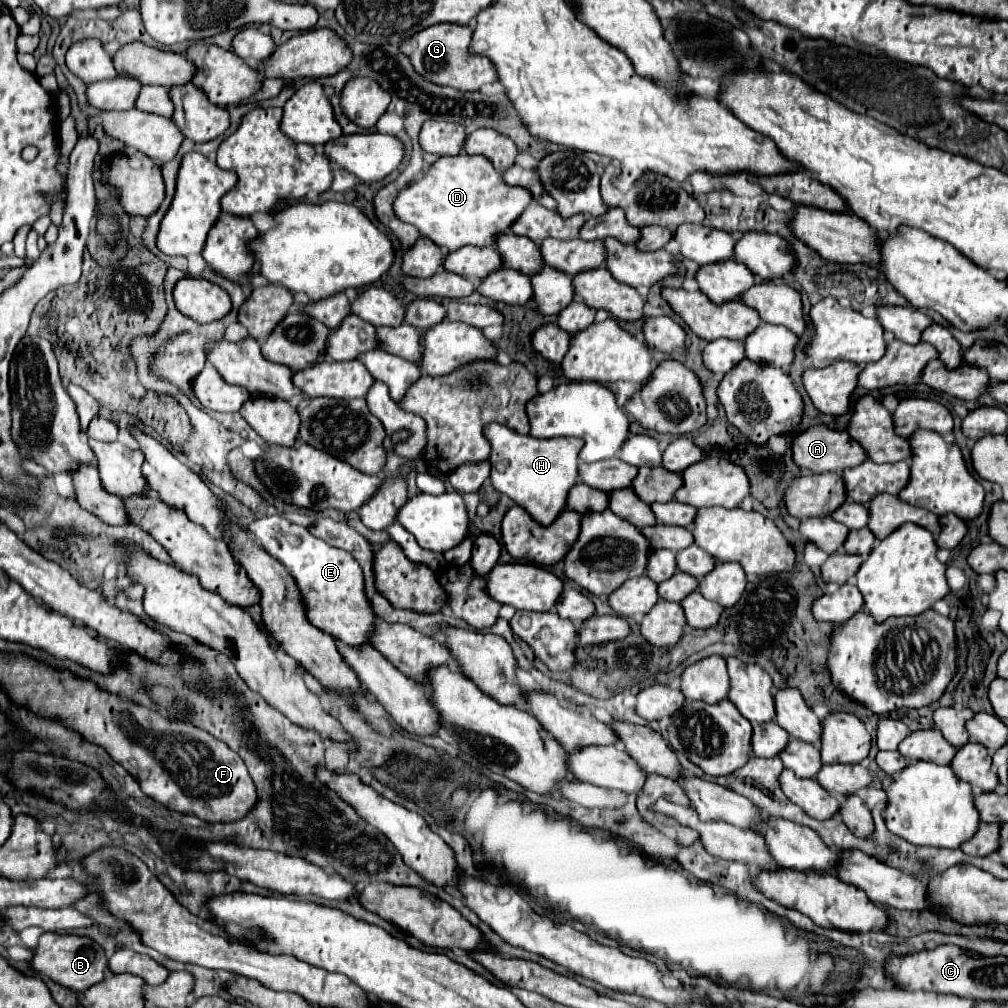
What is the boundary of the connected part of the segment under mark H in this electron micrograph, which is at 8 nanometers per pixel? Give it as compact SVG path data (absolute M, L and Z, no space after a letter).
M490 422L484 426L484 438L490 442L490 456L488 462L492 466L490 470L490 482L492 486L506 494L508 498L512 498L518 506L522 506L538 524L548 526L558 514L560 510L566 506L566 494L568 490L578 482L578 472L576 472L576 458L578 452L582 448L582 440L580 438L534 438L534 436L522 436L518 432L512 432L510 428L498 424L498 422Z

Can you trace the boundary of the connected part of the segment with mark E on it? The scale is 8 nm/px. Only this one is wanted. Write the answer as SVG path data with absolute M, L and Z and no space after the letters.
M266 516L254 520L248 532L260 542L260 546L280 564L284 564L290 576L296 580L302 604L308 620L326 634L338 636L342 642L358 646L368 640L374 612L364 594L362 568L356 564L350 552L332 548L324 540L312 536L304 526L292 524L282 516Z

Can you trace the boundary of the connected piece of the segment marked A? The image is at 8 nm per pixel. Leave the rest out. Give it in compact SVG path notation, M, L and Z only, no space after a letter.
M816 424L816 426L806 428L804 432L794 434L790 448L792 448L794 462L812 474L822 474L822 472L840 474L844 468L858 466L866 460L862 446L856 440L852 440L852 436L846 430L832 430L826 424Z

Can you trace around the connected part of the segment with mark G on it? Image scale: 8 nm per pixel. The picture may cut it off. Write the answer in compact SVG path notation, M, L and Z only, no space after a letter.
M434 24L432 28L426 28L424 32L418 32L412 36L412 40L404 40L400 44L400 50L412 60L412 66L420 76L426 80L432 80L440 86L450 86L462 92L474 92L482 84L496 80L496 70L492 62L488 62L484 56L468 56L468 44L472 38L472 30L468 26L458 24Z

